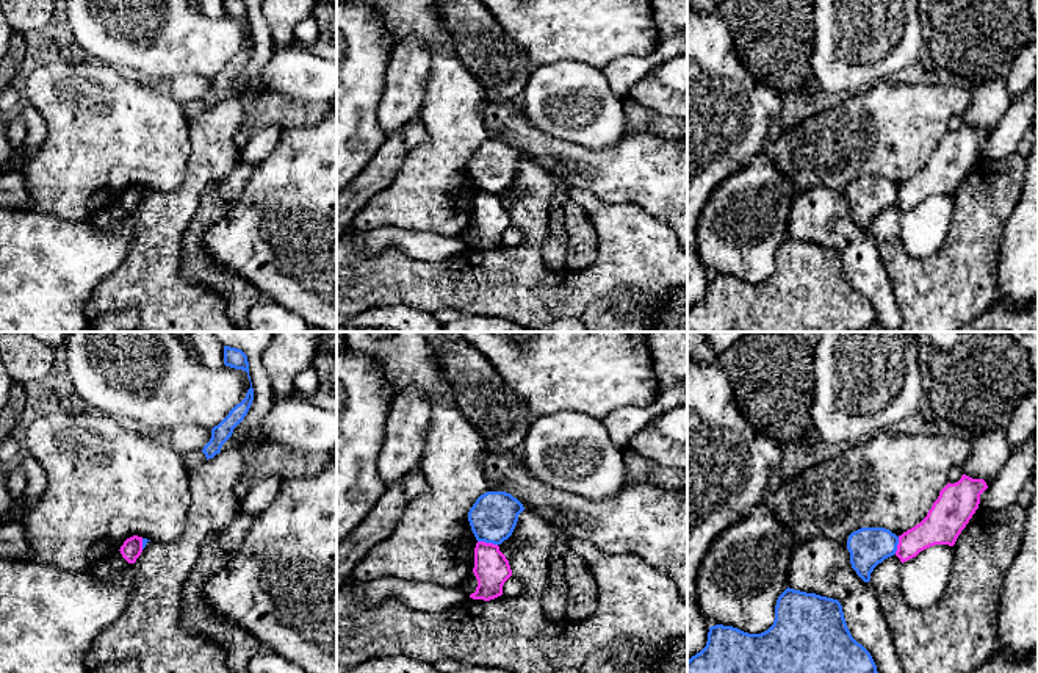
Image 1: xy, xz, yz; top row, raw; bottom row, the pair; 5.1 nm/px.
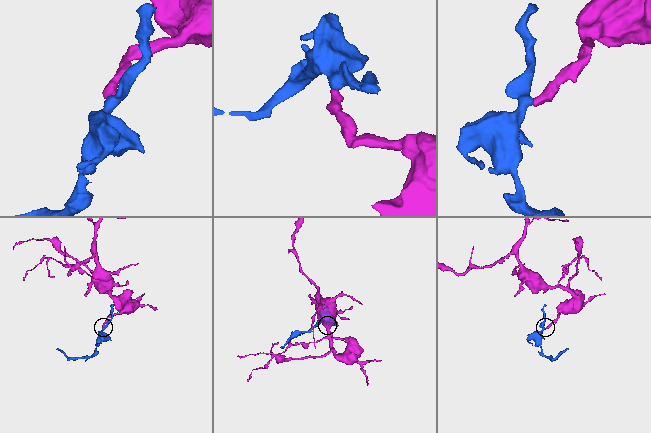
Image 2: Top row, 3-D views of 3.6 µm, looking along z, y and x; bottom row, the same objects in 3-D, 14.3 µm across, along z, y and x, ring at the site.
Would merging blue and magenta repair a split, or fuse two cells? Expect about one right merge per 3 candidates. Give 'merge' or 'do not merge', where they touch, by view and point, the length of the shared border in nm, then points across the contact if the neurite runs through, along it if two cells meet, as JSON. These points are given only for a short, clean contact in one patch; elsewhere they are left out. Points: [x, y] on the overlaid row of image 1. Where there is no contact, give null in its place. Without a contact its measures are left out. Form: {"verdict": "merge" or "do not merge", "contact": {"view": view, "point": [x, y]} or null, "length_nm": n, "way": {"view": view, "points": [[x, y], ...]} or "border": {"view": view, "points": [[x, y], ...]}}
{"verdict": "do not merge", "contact": {"view": "xz", "point": [487, 542]}, "length_nm": 110, "border": {"view": "xz", "points": [[478, 540], [497, 545]]}}

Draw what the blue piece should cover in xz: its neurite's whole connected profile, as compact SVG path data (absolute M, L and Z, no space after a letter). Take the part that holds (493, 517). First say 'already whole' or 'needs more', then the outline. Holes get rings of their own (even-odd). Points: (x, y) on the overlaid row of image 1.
already whole; M487 491L470 509L468 521L478 542L501 545L512 535L523 510L510 493Z

